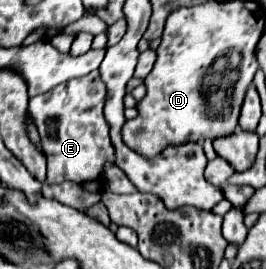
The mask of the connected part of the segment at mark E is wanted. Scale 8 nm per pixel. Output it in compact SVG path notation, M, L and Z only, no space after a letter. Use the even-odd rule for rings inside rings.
M98 71L60 83L48 93L30 99L30 115L40 131L42 147L48 157L48 183L102 179L102 165L114 161L114 147L108 137L108 125L102 115L106 87Z

